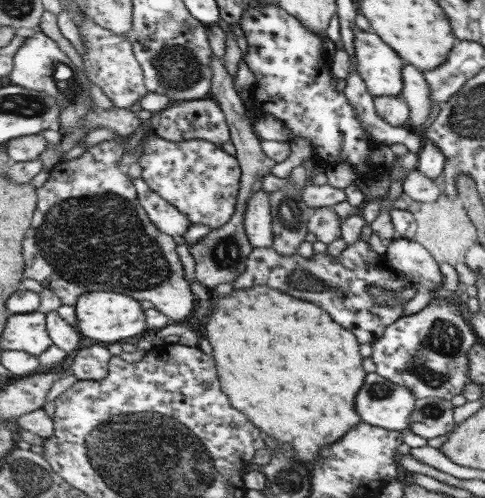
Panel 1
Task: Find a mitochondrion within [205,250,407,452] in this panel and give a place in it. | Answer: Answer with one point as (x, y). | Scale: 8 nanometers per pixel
(301, 280)

